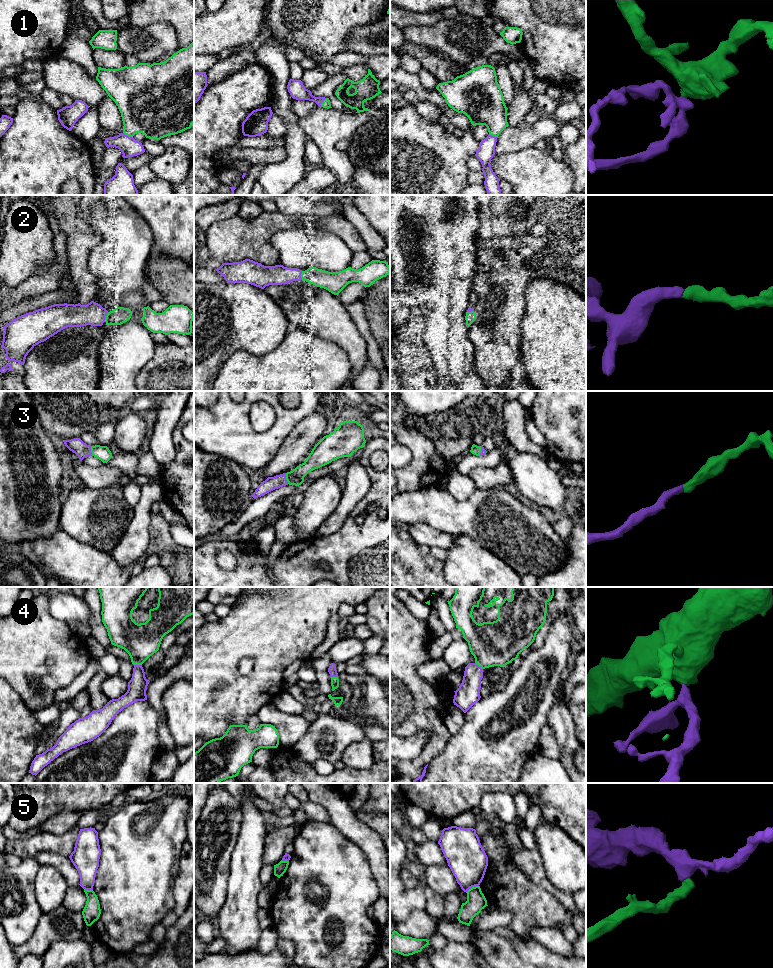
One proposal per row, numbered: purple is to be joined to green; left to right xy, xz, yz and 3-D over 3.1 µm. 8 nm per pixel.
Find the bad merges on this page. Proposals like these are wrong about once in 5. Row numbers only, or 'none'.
5

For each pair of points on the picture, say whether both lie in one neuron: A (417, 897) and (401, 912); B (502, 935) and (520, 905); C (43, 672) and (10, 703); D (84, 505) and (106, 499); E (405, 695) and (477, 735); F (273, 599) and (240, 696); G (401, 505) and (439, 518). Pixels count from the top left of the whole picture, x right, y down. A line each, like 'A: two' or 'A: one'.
A: one
B: two
C: two
D: one
E: two
F: one
G: one

